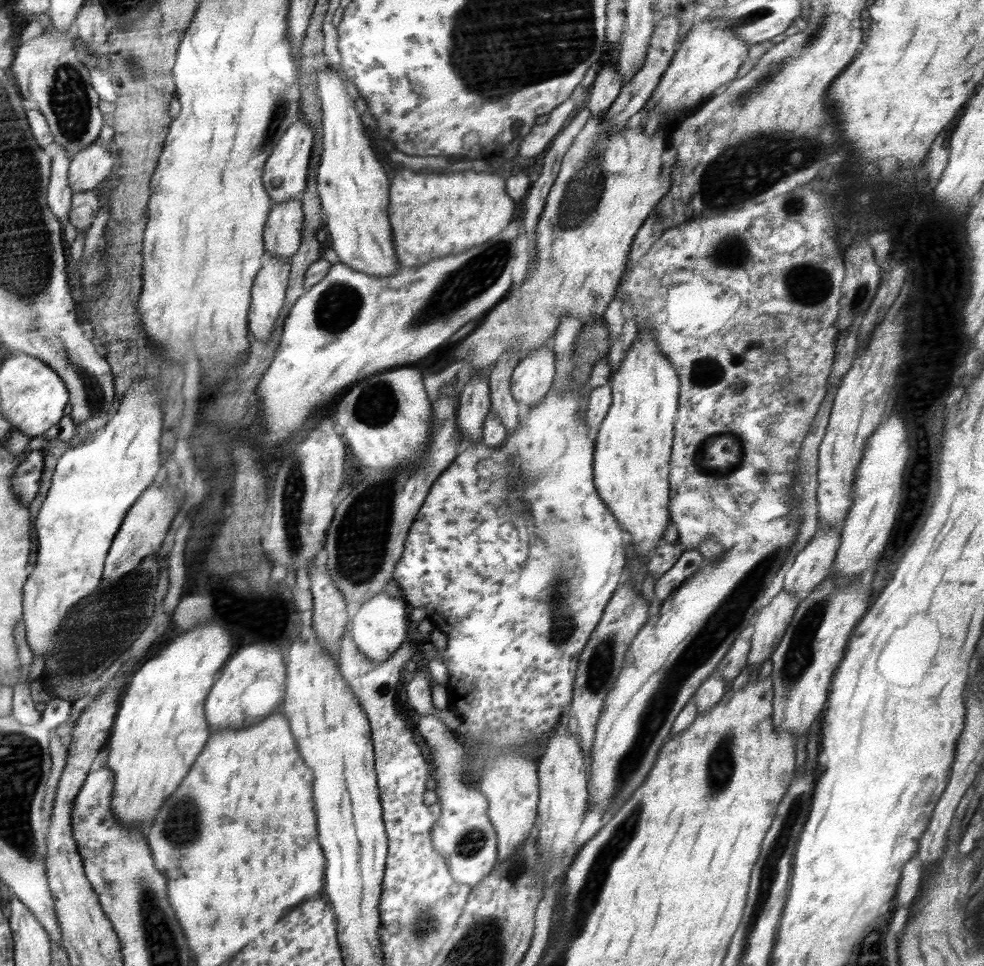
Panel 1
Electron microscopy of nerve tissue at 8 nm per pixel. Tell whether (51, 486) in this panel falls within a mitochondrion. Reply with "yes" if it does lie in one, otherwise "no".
no

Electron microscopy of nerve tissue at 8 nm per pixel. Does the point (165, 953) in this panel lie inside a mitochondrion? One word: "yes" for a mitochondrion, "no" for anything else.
yes

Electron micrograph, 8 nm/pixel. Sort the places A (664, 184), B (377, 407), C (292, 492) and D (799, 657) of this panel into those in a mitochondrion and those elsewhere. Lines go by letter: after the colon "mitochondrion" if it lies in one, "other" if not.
A: other
B: mitochondrion
C: mitochondrion
D: mitochondrion

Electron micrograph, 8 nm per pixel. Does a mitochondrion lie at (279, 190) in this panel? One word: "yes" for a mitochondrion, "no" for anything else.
no

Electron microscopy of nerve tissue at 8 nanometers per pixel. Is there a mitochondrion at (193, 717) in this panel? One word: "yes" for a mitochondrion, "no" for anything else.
no

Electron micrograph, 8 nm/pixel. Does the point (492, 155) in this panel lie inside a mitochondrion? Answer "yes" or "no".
no

